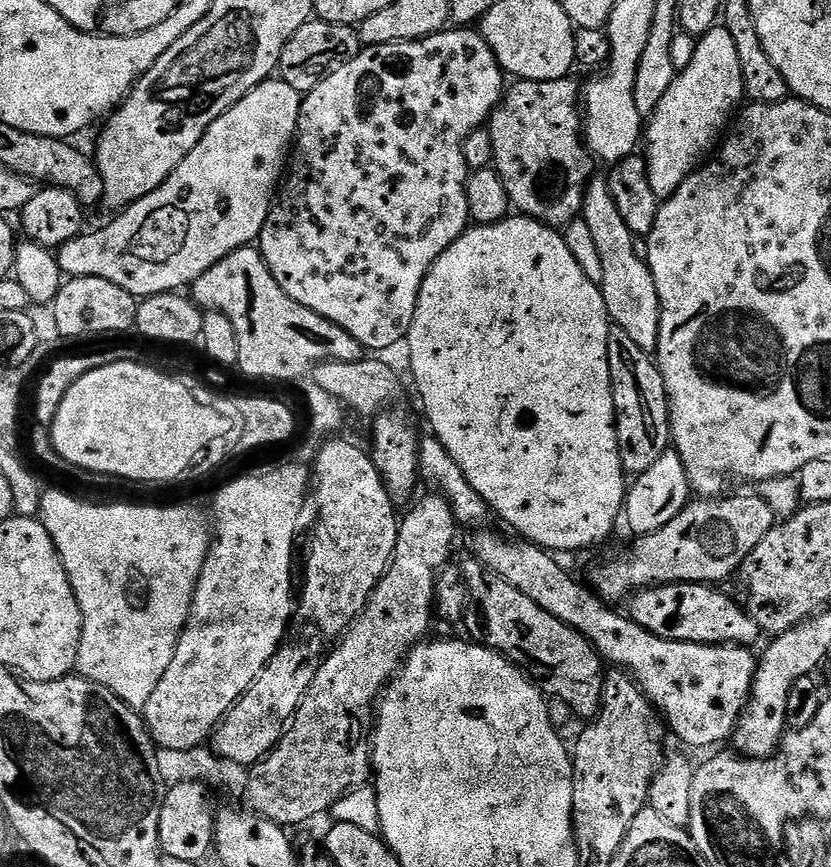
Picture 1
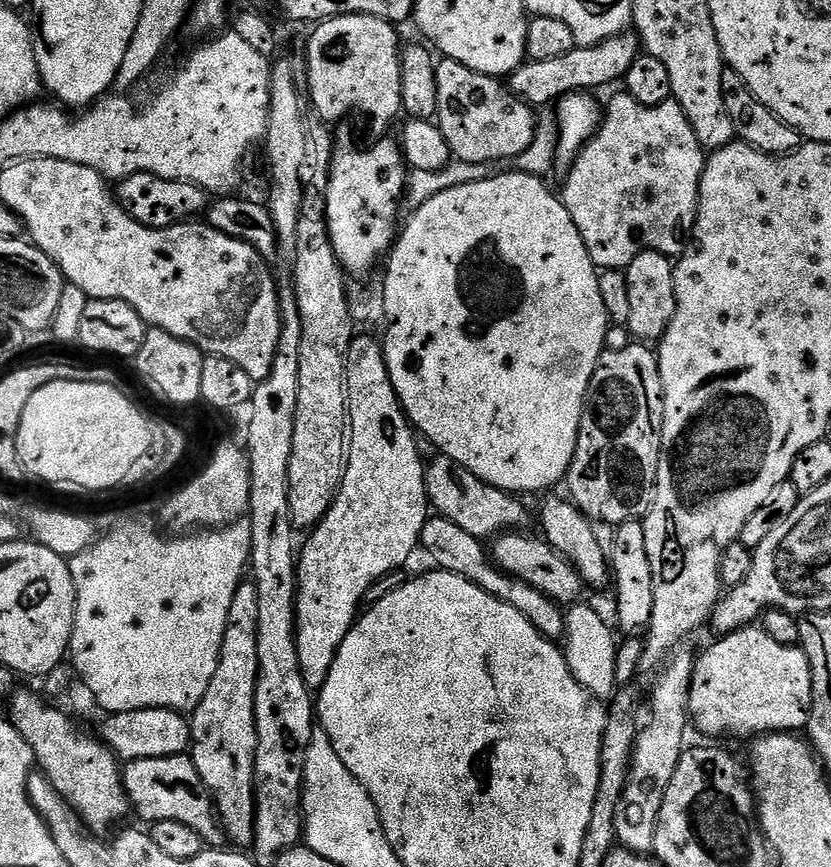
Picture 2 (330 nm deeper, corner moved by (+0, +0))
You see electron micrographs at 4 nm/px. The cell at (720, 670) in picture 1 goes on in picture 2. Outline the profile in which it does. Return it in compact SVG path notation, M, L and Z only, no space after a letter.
M759 626L739 628L736 632L721 635L717 640L720 641L710 645L700 660L698 658L695 661L692 669L692 685L688 691L688 715L695 731L697 728L704 736L748 736L747 738L756 738L761 734L796 734L807 729L810 710L812 709L812 671L803 648L782 646L778 642L774 642L774 638L770 638L770 634L766 634L763 628Z

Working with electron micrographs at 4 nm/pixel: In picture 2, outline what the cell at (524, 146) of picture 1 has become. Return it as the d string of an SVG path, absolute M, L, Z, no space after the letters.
M444 58L436 65L436 81L436 120L455 159L475 164L488 164L492 160L512 162L534 142L538 116L532 113L533 105L517 99L497 77L478 74L462 66L462 62Z

